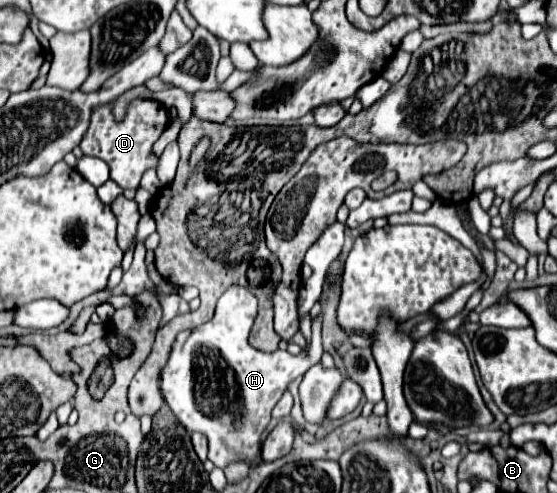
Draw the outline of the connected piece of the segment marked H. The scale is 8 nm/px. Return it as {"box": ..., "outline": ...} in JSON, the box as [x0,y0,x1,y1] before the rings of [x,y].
{"box":[161,285,323,469],"outline":[[[231,285],[217,303],[217,311],[211,321],[199,325],[193,331],[183,331],[177,335],[171,357],[161,373],[161,393],[175,413],[177,421],[187,431],[199,431],[209,439],[209,461],[215,467],[225,469],[229,463],[243,461],[249,467],[257,465],[257,457],[261,451],[261,435],[271,421],[271,411],[277,401],[287,391],[289,383],[303,375],[313,363],[317,363],[323,355],[321,329],[323,329],[323,311],[313,319],[313,337],[309,343],[309,351],[291,355],[289,351],[277,349],[275,353],[261,353],[259,349],[249,345],[249,333],[257,319],[257,297],[241,285]]]}

